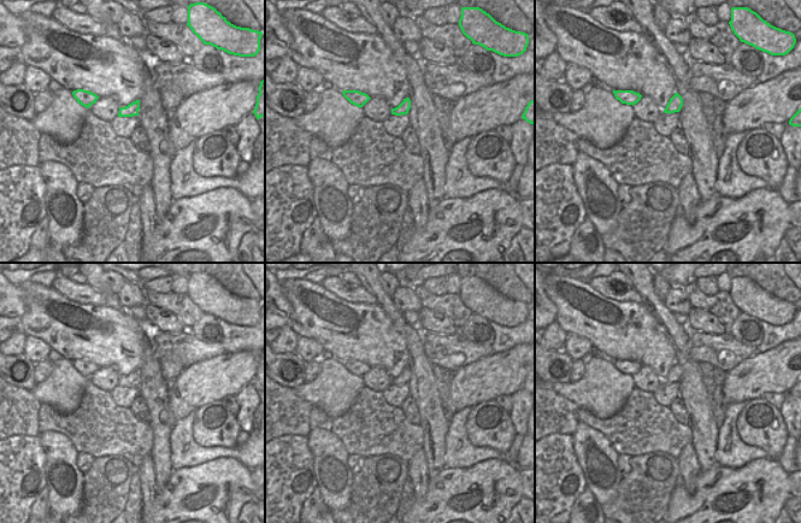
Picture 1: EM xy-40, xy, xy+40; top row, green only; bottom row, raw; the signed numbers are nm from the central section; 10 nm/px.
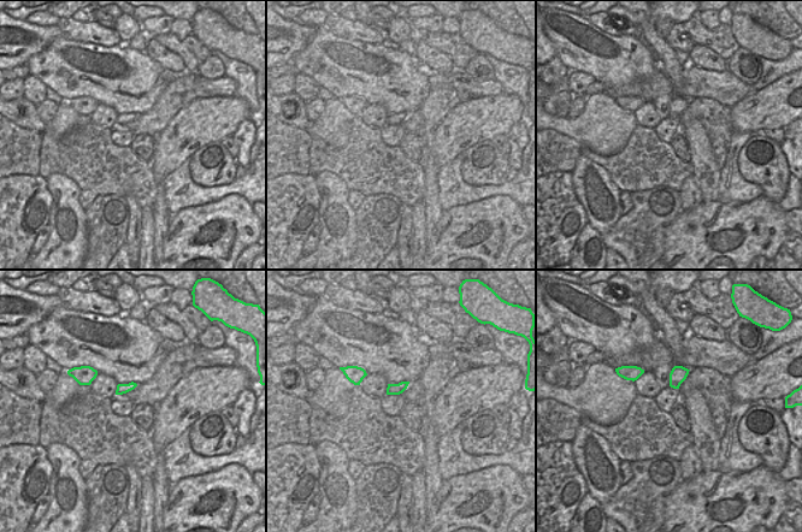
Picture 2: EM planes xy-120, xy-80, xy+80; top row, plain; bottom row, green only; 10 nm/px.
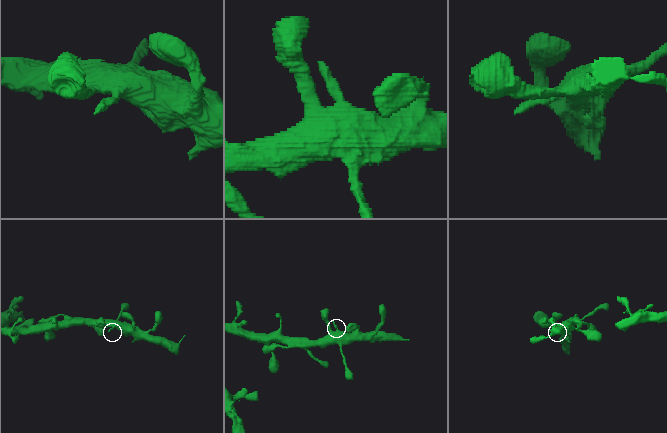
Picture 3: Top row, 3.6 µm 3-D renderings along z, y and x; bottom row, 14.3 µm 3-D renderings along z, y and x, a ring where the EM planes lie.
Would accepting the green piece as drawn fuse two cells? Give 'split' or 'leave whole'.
leave whole

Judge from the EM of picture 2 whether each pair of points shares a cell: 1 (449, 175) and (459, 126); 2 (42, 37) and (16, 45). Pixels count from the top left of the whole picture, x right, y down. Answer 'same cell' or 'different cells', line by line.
1: different cells
2: same cell

